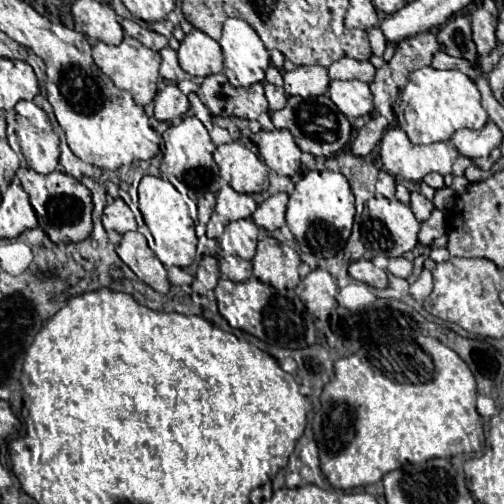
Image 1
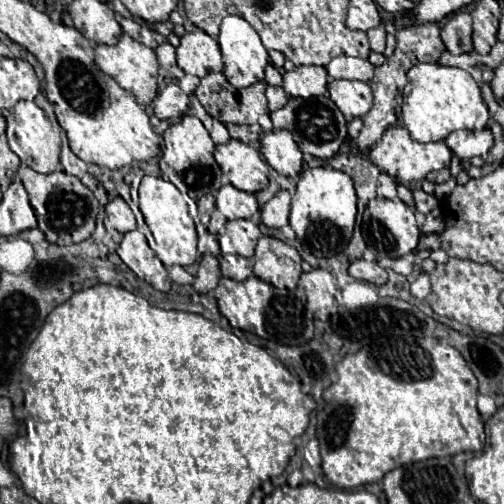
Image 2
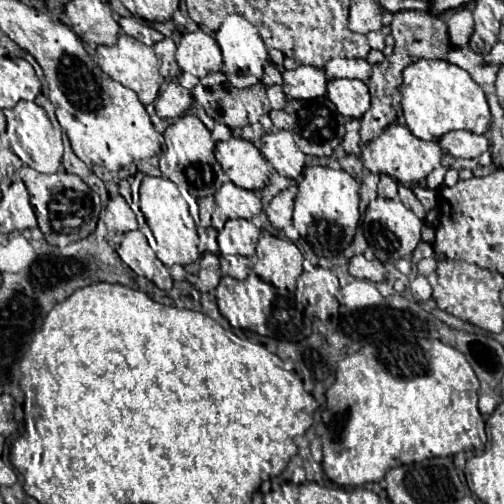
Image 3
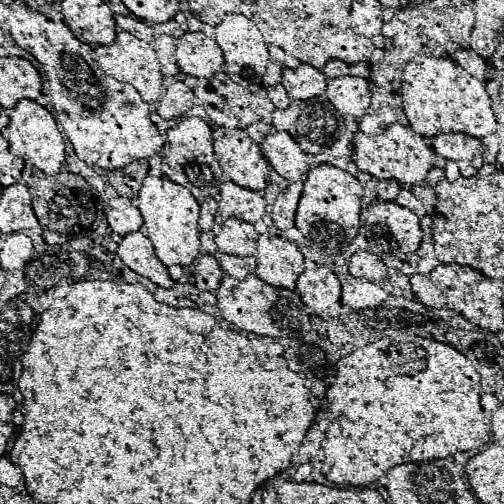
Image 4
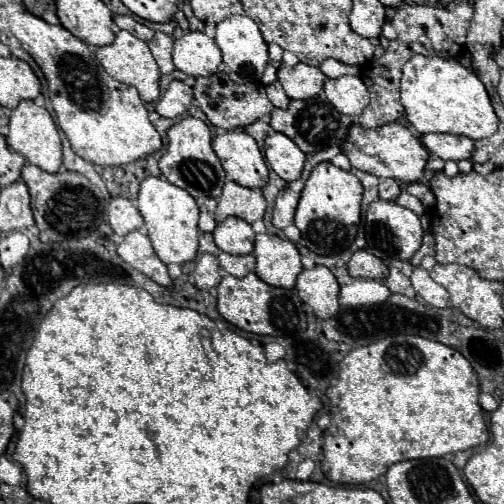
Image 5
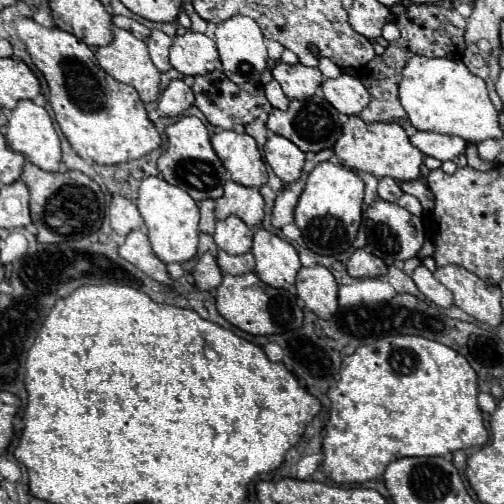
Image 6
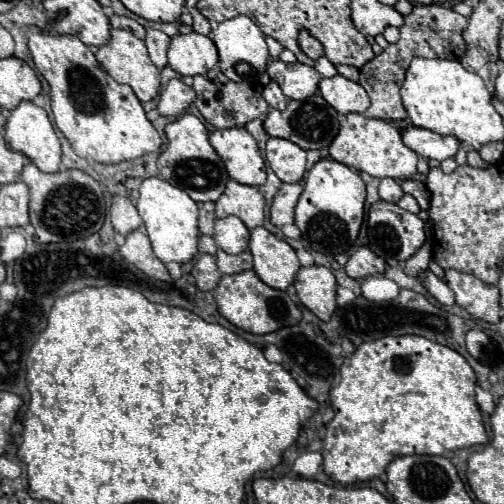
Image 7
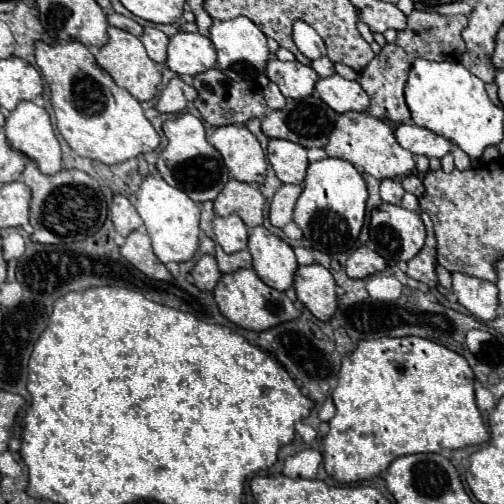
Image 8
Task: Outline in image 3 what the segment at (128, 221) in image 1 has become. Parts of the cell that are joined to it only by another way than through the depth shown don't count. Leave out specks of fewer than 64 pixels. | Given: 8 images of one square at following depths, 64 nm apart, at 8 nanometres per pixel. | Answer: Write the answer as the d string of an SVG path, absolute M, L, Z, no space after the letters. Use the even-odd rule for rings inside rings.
M114 196L110 198L110 202L106 204L106 212L104 212L104 224L110 232L128 232L128 230L136 230L136 218L134 212L126 206L126 202L122 200L122 196Z

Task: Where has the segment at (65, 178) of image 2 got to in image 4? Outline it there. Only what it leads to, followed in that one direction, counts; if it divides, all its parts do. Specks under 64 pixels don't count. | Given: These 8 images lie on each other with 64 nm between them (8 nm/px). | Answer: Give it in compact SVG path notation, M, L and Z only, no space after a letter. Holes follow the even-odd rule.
M26 166L22 170L22 180L32 196L32 208L38 218L38 224L42 228L42 238L46 244L58 246L68 240L80 238L88 232L94 232L98 228L98 222L104 218L106 208L104 208L98 192L78 174L64 170L54 176L46 176L44 172L38 172L38 170Z

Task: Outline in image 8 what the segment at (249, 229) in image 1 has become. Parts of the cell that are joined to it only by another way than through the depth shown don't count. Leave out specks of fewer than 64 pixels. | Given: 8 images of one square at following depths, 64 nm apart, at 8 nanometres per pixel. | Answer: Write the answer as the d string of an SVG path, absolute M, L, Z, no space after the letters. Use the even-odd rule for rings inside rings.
M230 214L226 218L216 216L214 218L214 234L216 234L216 242L222 246L222 250L226 254L234 254L234 252L240 252L246 248L248 228L236 214Z

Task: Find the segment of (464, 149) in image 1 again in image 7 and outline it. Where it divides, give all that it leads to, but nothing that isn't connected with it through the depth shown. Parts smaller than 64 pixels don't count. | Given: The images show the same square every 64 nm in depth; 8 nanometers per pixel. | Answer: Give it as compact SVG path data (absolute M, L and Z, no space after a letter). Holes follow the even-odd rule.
M408 126L402 132L402 138L404 138L404 144L414 152L418 152L420 156L434 158L440 162L446 158L452 158L460 146L460 142L454 136L442 136L416 126Z

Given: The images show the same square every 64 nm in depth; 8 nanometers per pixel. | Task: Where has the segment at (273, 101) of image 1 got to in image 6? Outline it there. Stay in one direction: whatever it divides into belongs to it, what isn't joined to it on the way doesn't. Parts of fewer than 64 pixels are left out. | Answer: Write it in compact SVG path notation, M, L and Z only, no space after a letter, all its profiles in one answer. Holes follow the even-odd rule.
M272 80L270 84L266 84L264 88L266 88L266 98L268 98L268 102L270 102L274 108L278 108L278 110L288 108L290 100L286 98L286 94L282 92L282 88L280 88L280 84L278 84L276 80Z

